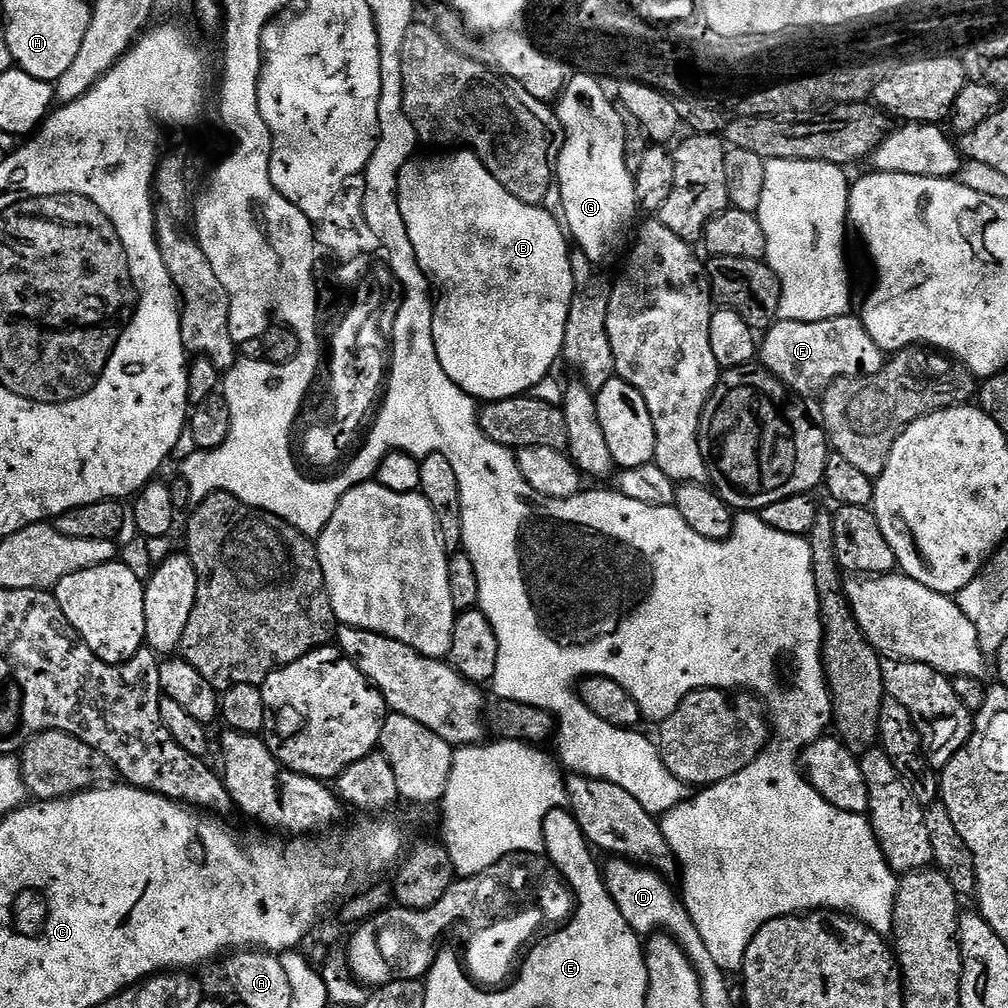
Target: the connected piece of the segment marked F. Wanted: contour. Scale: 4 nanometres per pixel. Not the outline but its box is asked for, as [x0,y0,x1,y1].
[758,314,886,397]

